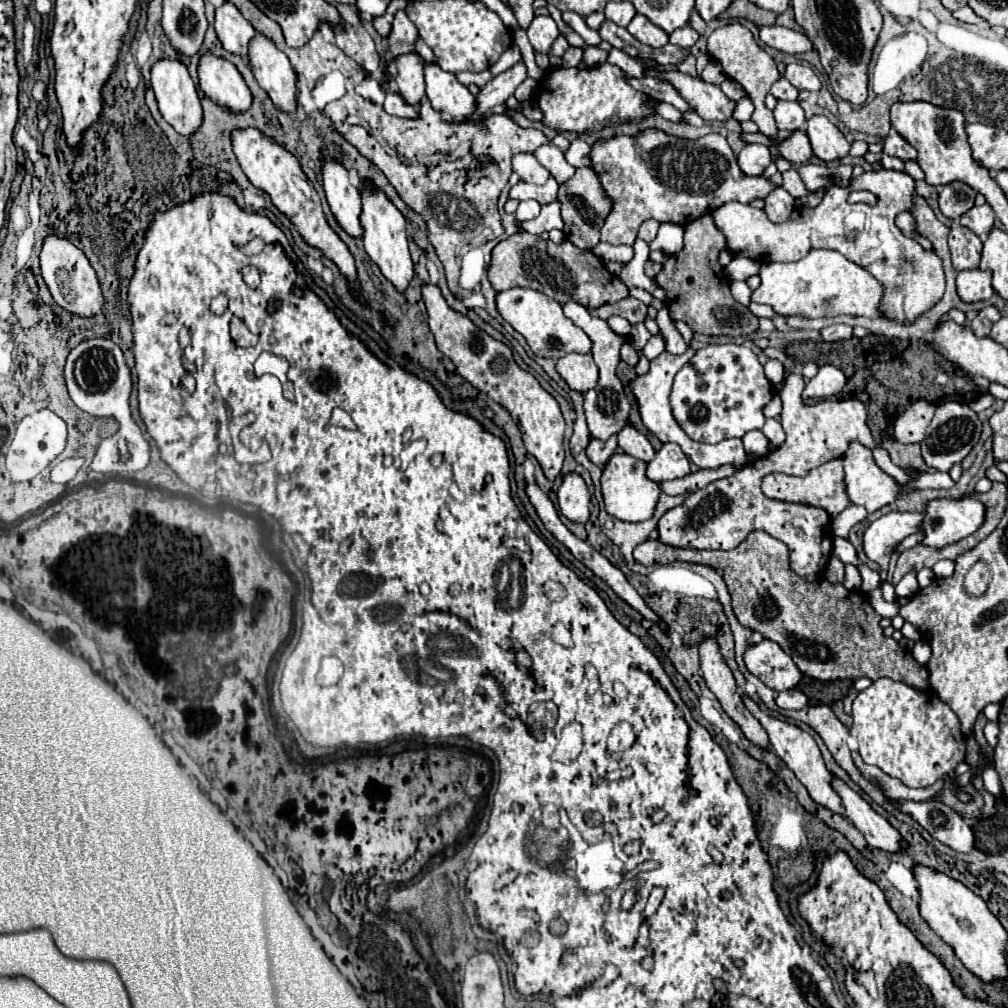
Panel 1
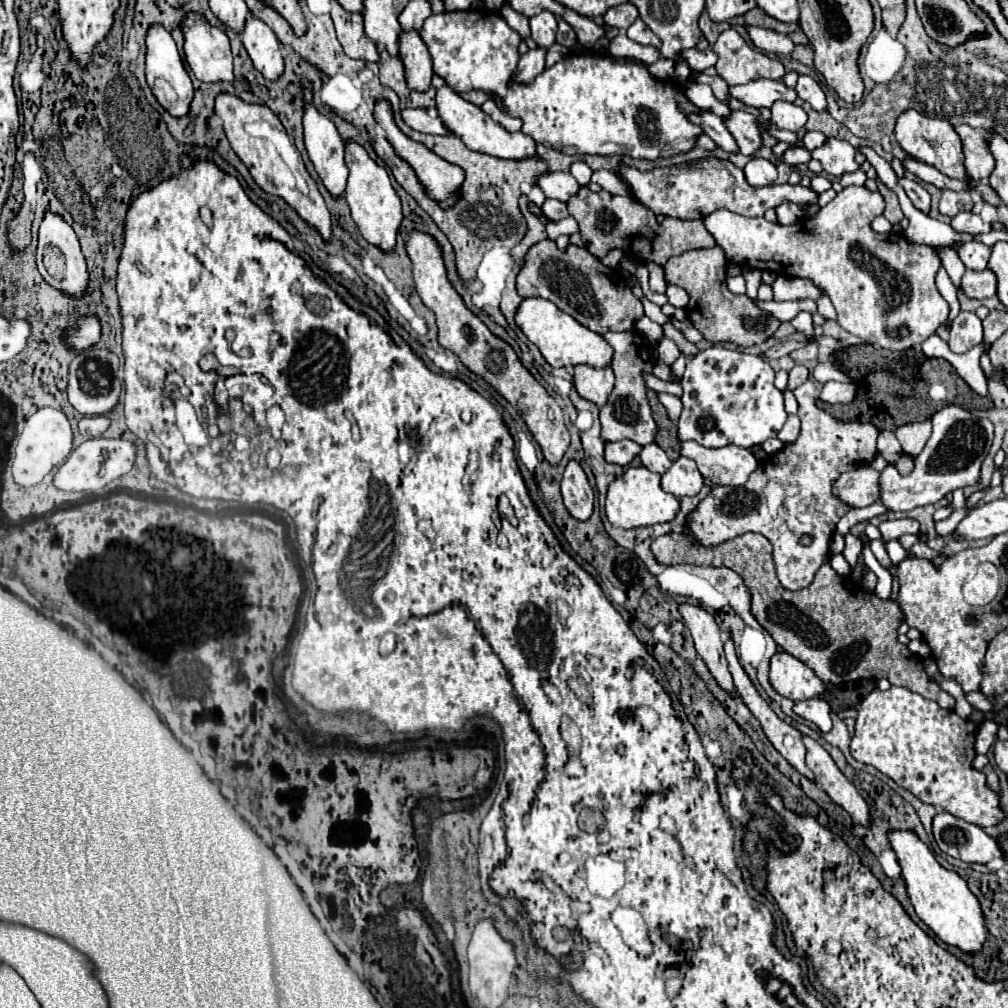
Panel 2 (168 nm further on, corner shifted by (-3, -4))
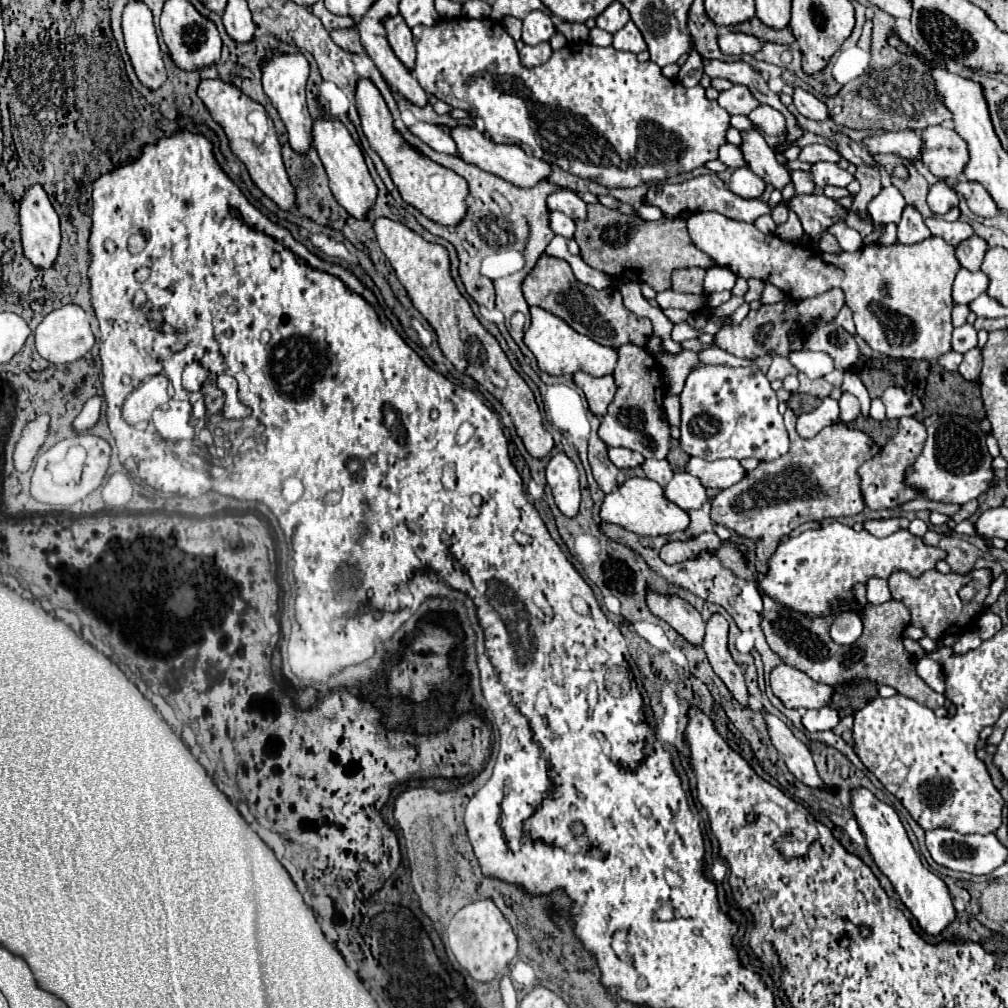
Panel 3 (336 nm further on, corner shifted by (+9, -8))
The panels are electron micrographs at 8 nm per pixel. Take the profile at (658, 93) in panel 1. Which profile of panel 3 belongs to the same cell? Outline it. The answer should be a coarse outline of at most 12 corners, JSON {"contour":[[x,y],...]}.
{"contour":[[734,144],[720,146],[718,154],[732,170],[748,166]]}

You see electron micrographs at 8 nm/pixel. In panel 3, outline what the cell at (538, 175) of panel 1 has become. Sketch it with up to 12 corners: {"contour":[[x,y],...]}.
{"contour":[[572,190],[548,198],[548,208],[586,220],[586,202]]}

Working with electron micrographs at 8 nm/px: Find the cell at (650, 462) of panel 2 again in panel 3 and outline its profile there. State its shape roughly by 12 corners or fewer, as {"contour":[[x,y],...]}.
{"contour":[[646,460],[646,476],[666,486],[674,476],[668,460]]}

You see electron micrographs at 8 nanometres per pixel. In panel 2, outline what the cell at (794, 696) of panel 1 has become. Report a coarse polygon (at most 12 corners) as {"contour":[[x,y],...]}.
{"contour":[[820,698],[796,702],[794,712],[820,732],[832,728],[830,706]]}

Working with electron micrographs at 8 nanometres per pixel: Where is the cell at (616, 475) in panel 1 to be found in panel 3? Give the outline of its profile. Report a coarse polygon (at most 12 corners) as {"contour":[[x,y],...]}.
{"contour":[[650,478],[606,494],[604,522],[638,536],[684,532],[690,516]]}

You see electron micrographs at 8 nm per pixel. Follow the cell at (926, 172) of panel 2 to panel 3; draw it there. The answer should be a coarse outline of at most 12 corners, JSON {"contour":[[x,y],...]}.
{"contour":[[962,180],[956,192],[968,202],[968,208],[992,218],[1000,210],[990,194],[970,180]]}

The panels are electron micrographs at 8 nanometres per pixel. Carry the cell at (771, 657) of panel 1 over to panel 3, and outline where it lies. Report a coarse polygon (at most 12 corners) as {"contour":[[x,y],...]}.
{"contour":[[780,664],[772,692],[786,708],[822,708],[834,688]]}

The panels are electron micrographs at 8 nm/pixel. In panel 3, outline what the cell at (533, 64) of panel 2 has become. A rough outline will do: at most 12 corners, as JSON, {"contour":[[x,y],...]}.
{"contour":[[550,42],[524,46],[520,60],[524,66],[540,66],[552,54]]}

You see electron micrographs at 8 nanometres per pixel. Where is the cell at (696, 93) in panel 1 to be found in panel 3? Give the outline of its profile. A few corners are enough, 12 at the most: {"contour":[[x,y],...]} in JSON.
{"contour":[[758,130],[742,132],[750,170],[782,190],[790,172]]}

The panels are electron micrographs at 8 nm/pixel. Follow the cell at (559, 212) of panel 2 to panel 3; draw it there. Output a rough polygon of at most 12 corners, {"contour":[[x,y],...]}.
{"contour":[[550,212],[550,226],[566,240],[574,238],[576,224],[562,212]]}

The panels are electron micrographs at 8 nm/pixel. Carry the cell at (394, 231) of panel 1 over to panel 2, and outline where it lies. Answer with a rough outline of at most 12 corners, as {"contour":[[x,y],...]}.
{"contour":[[346,144],[346,202],[366,242],[392,254],[404,216],[386,170]]}

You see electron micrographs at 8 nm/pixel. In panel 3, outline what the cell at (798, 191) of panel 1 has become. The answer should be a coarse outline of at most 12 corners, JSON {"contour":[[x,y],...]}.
{"contour":[[844,220],[828,232],[838,238],[842,250],[856,252],[862,248],[862,236],[848,228]]}

